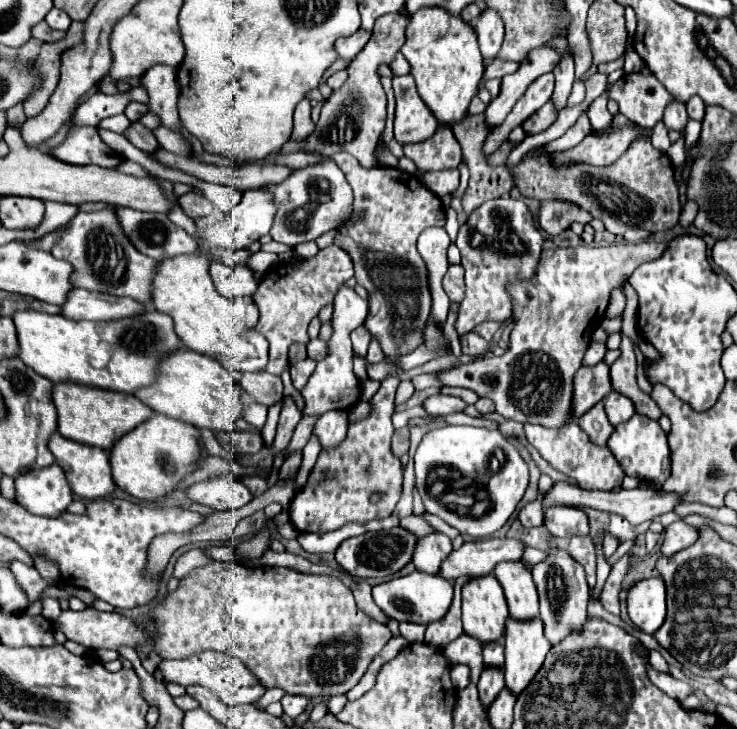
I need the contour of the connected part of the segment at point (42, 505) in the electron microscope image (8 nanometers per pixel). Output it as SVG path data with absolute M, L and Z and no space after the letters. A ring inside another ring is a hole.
M58 464L16 478L16 502L36 516L62 516L74 494Z

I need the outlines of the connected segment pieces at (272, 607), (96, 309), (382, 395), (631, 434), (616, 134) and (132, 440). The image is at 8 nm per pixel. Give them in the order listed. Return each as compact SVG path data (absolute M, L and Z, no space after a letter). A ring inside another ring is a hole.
M212 561L201 568L192 571L188 576L180 580L180 586L157 606L150 614L150 620L154 622L158 633L158 640L156 640L156 652L162 658L190 658L198 652L204 650L216 650L216 652L226 652L232 654L234 658L238 658L240 662L244 662L254 676L260 680L260 684L264 684L266 688L282 688L288 694L300 694L300 696L310 696L310 698L320 698L324 694L336 696L336 694L346 694L364 674L364 670L368 668L370 660L376 656L376 652L380 652L380 648L384 648L384 644L392 638L388 626L370 620L368 616L364 616L364 612L360 612L356 608L354 596L350 592L348 586L342 584L340 578L336 576L314 576L314 574L304 574L292 568L278 568L278 566L244 566L238 562L220 562Z
M72 288L60 308L62 316L68 320L118 320L120 316L134 316L134 312L144 312L144 306L136 300L90 292L84 288Z
M386 378L380 390L370 400L372 414L356 424L350 424L346 440L338 448L322 450L306 486L294 496L290 504L290 522L300 532L330 532L338 530L350 522L366 524L370 520L380 520L392 514L400 492L402 492L402 468L400 460L390 452L390 438L394 432L394 394L398 388L398 378ZM372 492L382 492L382 502L372 504L368 496Z
M634 414L632 420L614 428L614 434L608 440L608 448L612 450L612 454L616 456L616 460L620 462L622 470L628 476L642 478L642 480L658 484L658 486L670 476L670 464L672 464L670 448L666 442L666 432L660 428L660 424L656 420Z
M616 114L612 126L616 126L616 130L608 136L602 138L594 138L588 136L584 138L578 146L566 150L564 154L556 154L558 162L570 162L570 160L578 160L578 162L586 162L586 164L594 164L594 166L606 166L612 164L616 158L620 158L620 154L628 148L628 144L640 134L640 130L636 130L630 120L624 120L624 116Z
M160 414L150 416L142 426L134 428L134 432L122 436L110 450L112 476L116 486L126 494L146 502L158 502L178 490L180 480L200 468L204 456L204 442L198 428Z

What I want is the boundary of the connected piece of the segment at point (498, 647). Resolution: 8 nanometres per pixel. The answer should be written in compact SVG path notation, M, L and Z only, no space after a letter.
M496 640L492 644L484 644L484 664L486 666L502 666L504 662L504 644Z

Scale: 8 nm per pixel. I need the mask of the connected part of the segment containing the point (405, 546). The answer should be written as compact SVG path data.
M392 528L392 530L378 530L378 532L366 532L356 538L344 540L336 550L336 562L352 576L358 578L380 578L380 576L392 576L400 568L404 568L412 560L416 536L406 532L404 528Z

